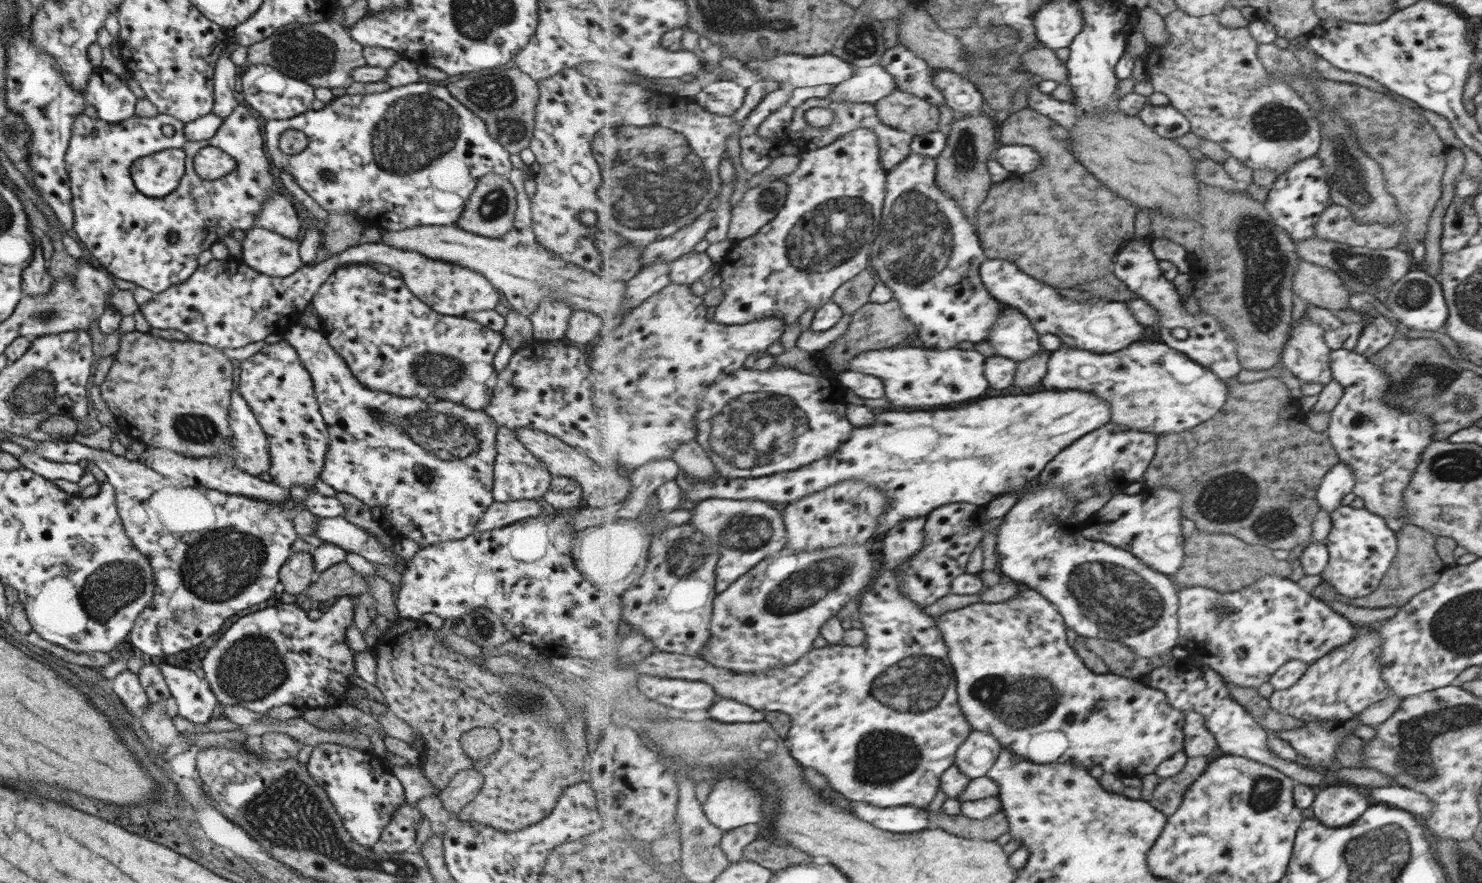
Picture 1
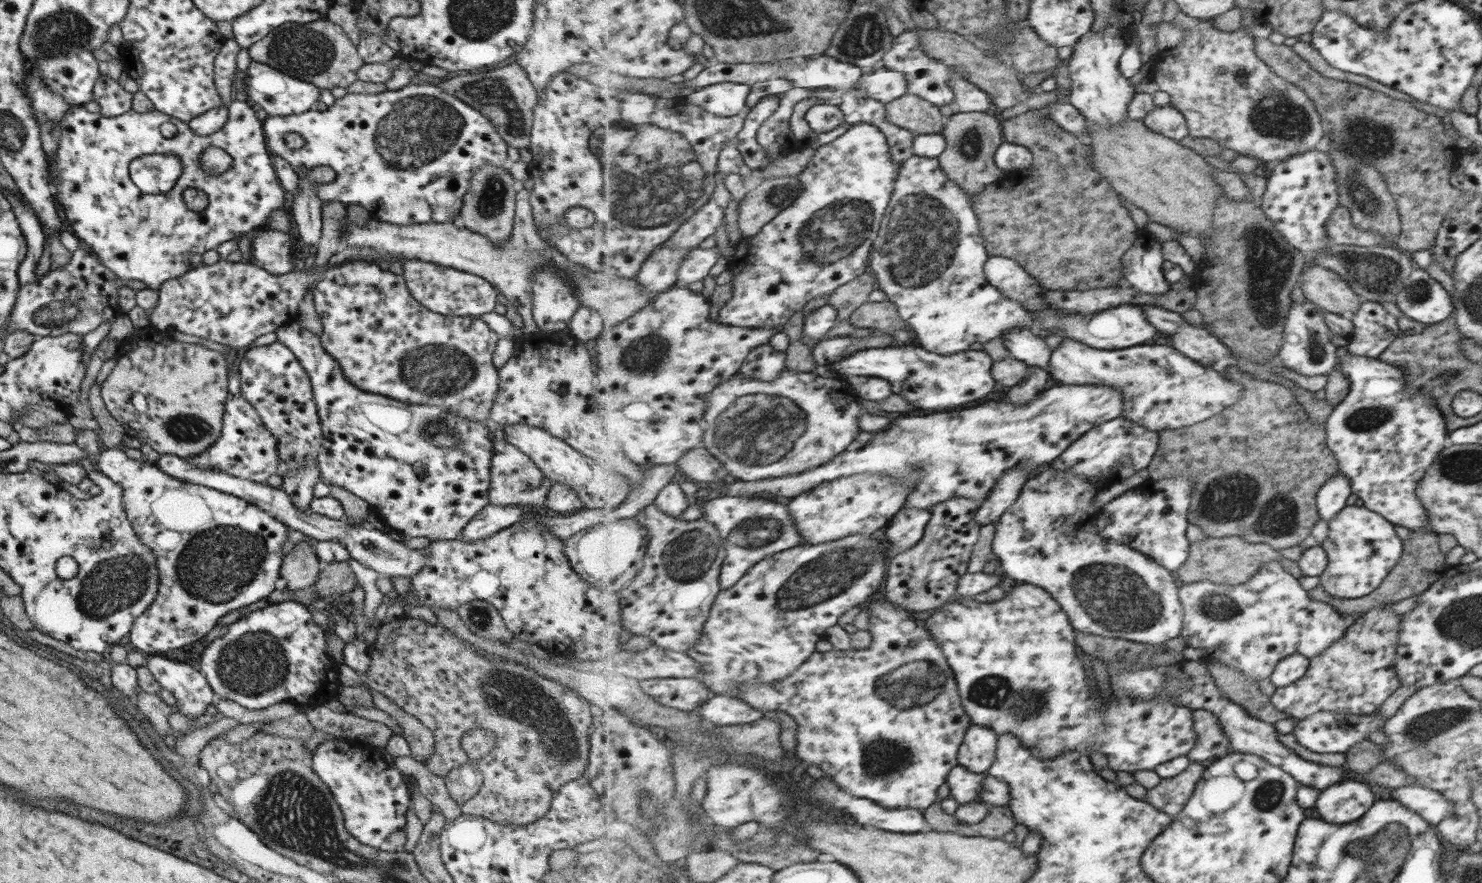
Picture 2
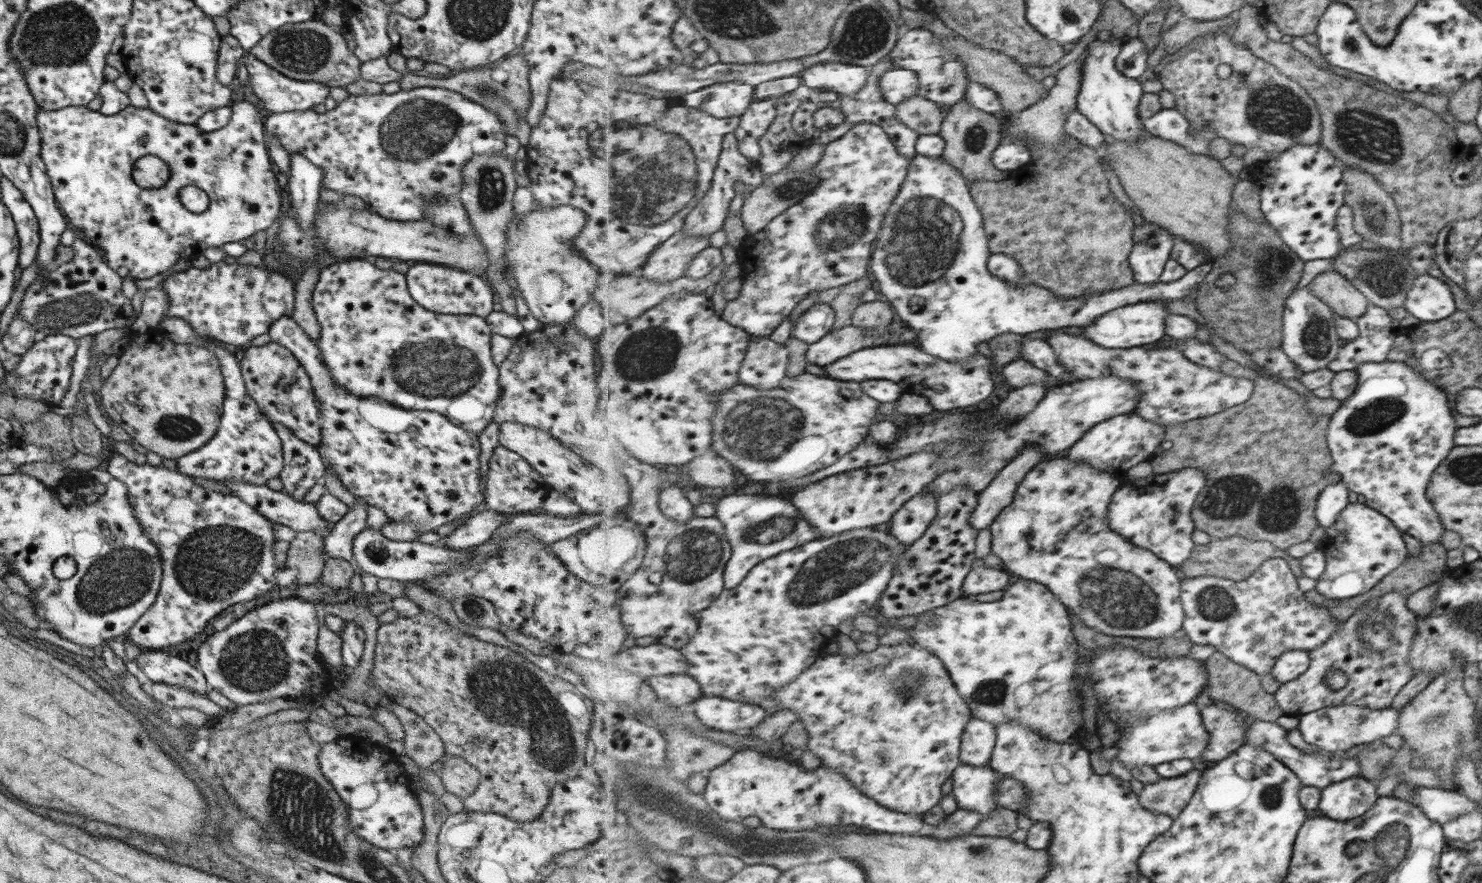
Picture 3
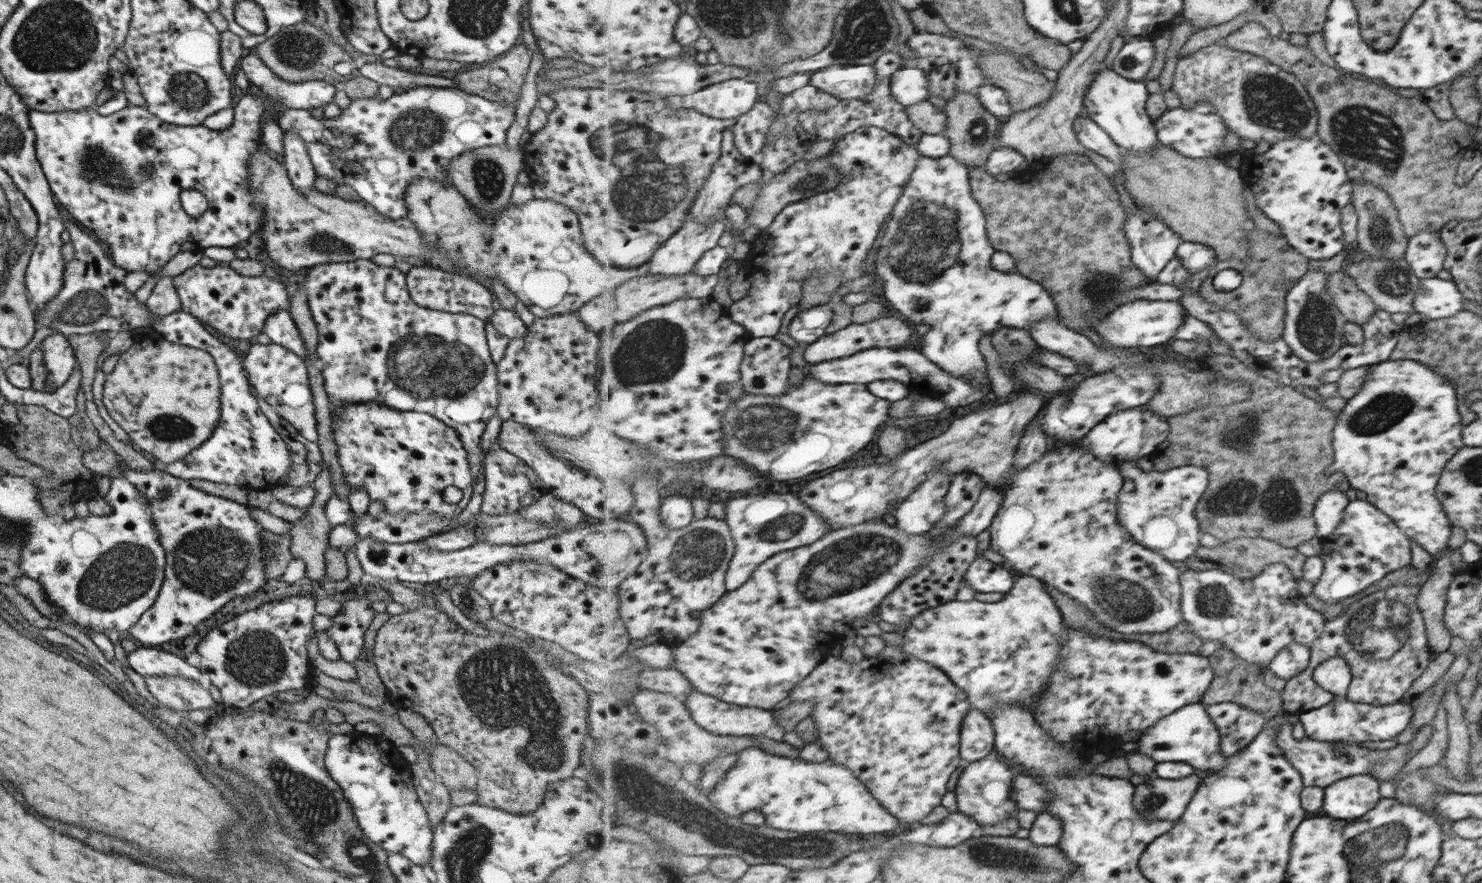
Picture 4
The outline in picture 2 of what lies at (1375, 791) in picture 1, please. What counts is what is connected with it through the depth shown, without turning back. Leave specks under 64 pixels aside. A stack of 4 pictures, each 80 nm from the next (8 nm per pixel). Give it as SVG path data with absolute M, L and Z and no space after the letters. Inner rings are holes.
M1415 784L1381 791L1378 796L1399 801L1399 804L1435 825L1454 809L1452 802L1448 802L1442 794Z

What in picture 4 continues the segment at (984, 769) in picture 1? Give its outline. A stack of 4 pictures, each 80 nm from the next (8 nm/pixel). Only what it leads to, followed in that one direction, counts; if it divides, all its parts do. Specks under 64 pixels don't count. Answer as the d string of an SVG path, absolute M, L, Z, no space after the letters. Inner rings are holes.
M971 710L963 721L961 755L969 763L983 761L995 752L996 734L991 718L983 711Z

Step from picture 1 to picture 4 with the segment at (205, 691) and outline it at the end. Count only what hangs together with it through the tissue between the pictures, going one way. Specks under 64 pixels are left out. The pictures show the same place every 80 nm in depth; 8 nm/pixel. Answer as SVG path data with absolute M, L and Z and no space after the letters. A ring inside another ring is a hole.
M137 645L137 650L126 654L126 663L143 678L145 676L180 676L199 680L199 670L187 664L185 659L173 656L169 652L153 650L153 647L139 648L139 646Z

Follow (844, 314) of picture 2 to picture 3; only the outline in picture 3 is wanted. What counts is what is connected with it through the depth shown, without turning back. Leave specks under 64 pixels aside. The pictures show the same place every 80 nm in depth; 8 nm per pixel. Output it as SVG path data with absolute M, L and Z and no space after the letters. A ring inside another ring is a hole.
M865 276L861 280L843 286L841 293L831 302L836 310L836 323L834 330L852 325L852 316L856 308L861 304L861 296L871 289L872 277Z

